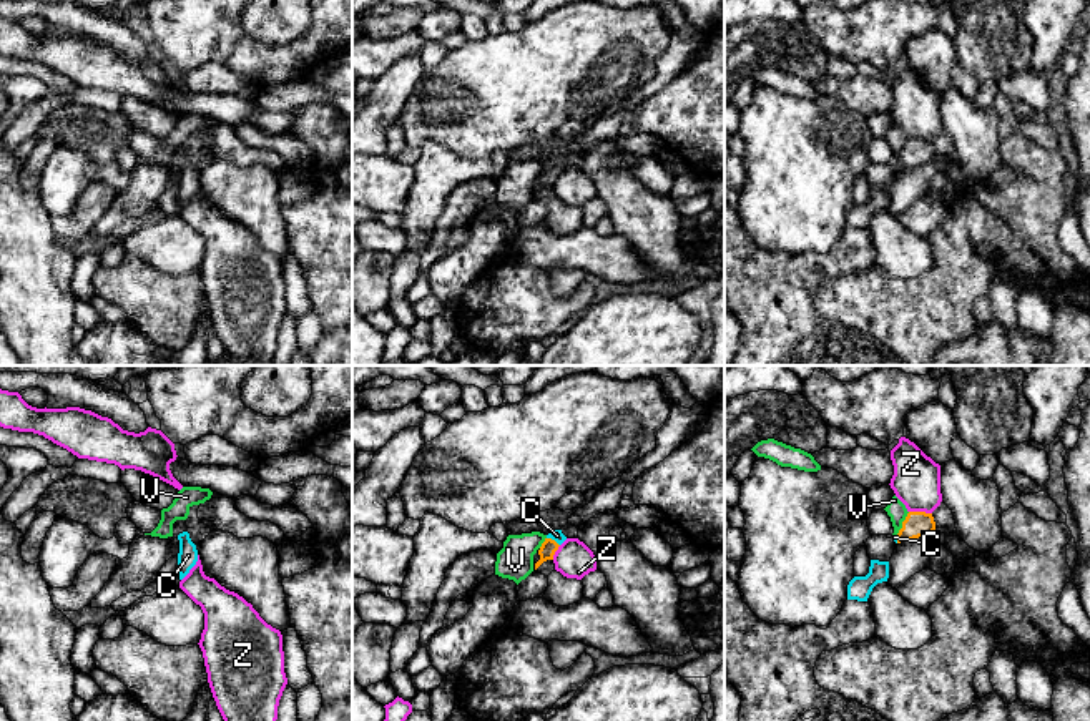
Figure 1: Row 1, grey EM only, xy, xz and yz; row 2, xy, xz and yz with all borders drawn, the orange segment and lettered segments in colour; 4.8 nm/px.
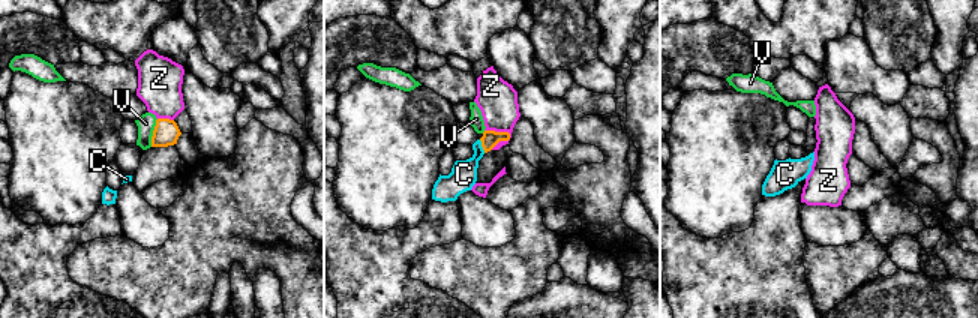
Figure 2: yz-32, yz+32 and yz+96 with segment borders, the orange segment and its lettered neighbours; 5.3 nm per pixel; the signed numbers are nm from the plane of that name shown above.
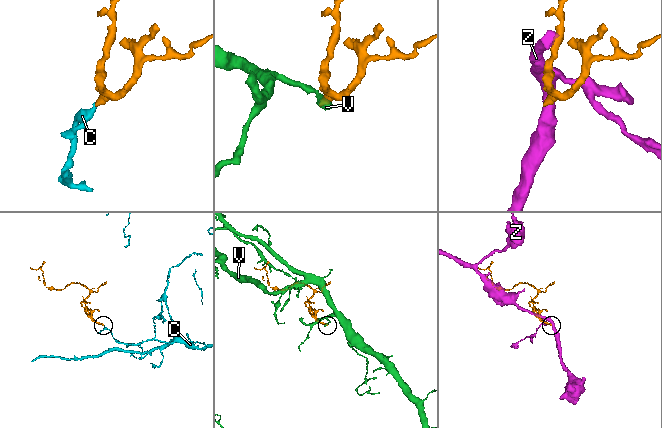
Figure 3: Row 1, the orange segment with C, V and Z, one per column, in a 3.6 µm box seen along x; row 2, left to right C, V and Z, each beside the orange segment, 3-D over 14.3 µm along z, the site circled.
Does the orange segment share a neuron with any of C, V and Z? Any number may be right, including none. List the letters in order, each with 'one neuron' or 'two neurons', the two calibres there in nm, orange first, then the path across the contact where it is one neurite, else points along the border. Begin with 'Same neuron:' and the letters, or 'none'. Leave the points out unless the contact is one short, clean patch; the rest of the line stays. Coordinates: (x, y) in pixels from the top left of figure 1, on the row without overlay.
Same neuron: C
C: one neuron; 80 nm thick on the orange side, 60 nm on the other; runs through xz (549, 175), (554, 168), (557, 163)
V: two neurons; 120 nm thick on the orange side, 90 nm on the other
Z: two neurons; 120 nm thick on the orange side, 240 nm on the other

